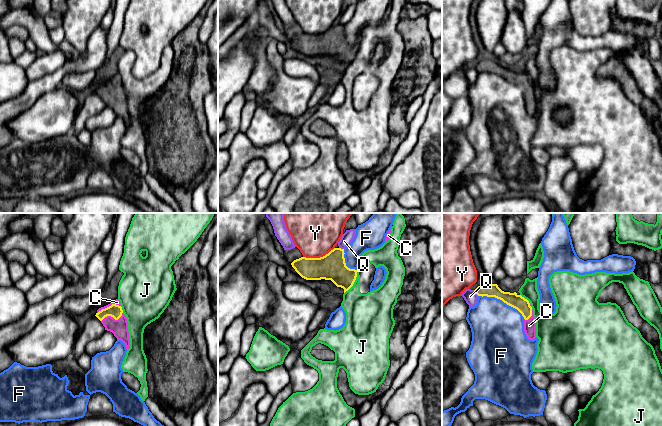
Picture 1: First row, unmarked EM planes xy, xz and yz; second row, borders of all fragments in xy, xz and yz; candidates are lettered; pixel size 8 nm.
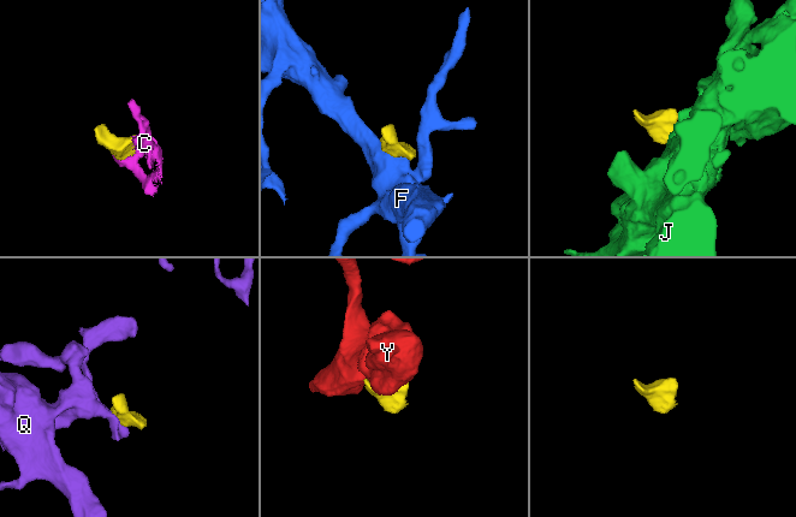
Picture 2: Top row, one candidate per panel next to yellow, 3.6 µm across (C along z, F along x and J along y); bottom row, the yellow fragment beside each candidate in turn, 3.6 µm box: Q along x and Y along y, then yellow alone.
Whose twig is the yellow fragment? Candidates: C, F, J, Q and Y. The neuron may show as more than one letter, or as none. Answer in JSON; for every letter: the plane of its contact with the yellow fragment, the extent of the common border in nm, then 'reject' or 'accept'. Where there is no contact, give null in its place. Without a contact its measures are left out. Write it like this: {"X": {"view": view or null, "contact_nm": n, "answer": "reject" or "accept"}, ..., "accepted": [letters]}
{"C": {"view": "xy", "contact_nm": 200, "answer": "accept"}, "F": {"view": "yz", "contact_nm": 420, "answer": "reject"}, "J": {"view": "xz", "contact_nm": 220, "answer": "reject"}, "Q": {"view": "yz", "contact_nm": 60, "answer": "reject"}, "Y": {"view": "xz", "contact_nm": 260, "answer": "reject"}, "accepted": ["C"]}

